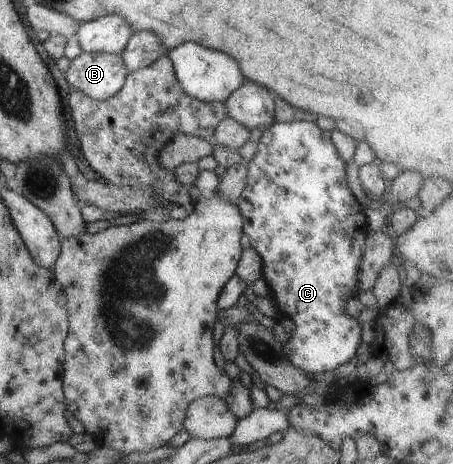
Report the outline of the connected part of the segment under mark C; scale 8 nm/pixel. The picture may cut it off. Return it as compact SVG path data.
M295 121L276 122L262 133L257 141L257 150L254 157L249 161L246 172L246 185L241 191L236 203L243 217L243 233L249 238L249 245L258 253L261 259L261 278L266 281L268 296L272 299L275 307L284 315L290 317L294 323L291 336L282 344L287 360L305 373L318 373L318 371L333 371L337 366L348 361L354 356L354 352L360 344L360 328L356 318L345 314L345 303L348 298L356 296L355 286L359 280L359 263L363 256L367 219L360 208L352 192L346 184L345 161L338 155L337 149L332 145L331 132L322 130L315 122Z

